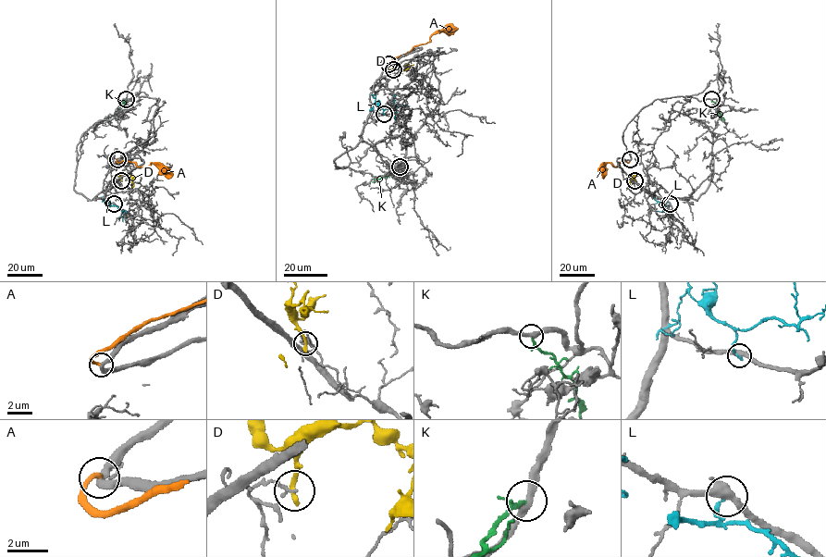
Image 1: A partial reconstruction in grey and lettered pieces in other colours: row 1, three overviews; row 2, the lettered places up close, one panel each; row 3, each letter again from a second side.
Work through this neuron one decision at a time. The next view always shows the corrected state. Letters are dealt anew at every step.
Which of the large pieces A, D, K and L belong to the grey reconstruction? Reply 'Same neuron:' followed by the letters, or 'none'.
Same neuron: none

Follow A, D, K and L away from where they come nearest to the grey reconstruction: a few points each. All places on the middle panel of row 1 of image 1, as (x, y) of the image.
A: (389, 64), (413, 47), (428, 43), (435, 33), (458, 28)
D: (393, 70), (396, 68), (404, 69), (407, 65)
K: (400, 167), (392, 174), (372, 182)
L: (384, 114), (375, 102), (372, 107)

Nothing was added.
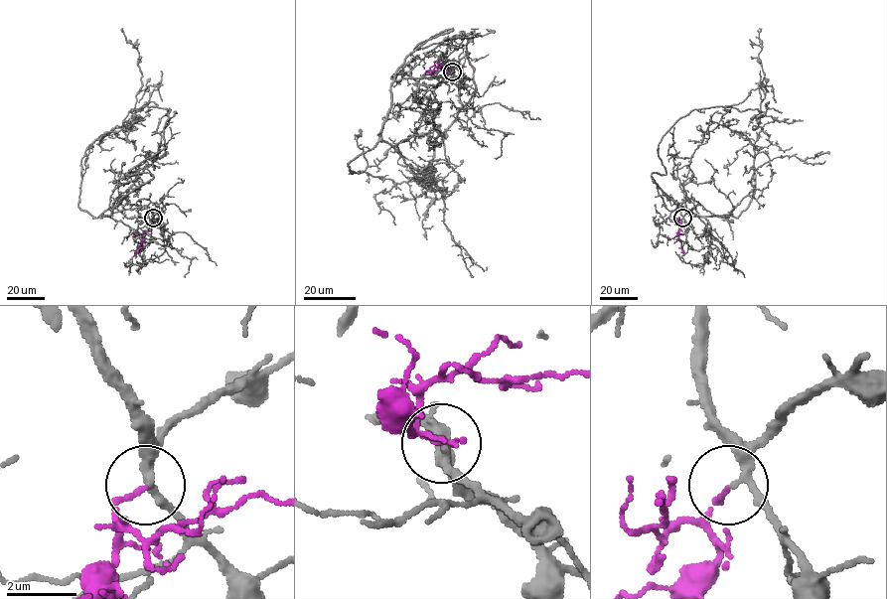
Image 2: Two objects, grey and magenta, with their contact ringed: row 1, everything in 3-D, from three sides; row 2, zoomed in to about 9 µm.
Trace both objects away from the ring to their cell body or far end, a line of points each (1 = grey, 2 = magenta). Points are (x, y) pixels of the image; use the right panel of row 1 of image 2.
1: (682, 218), (685, 208), (652, 178), (665, 174), (658, 144), (693, 109), (761, 111), (759, 28)
2: (682, 218), (677, 232), (683, 255)

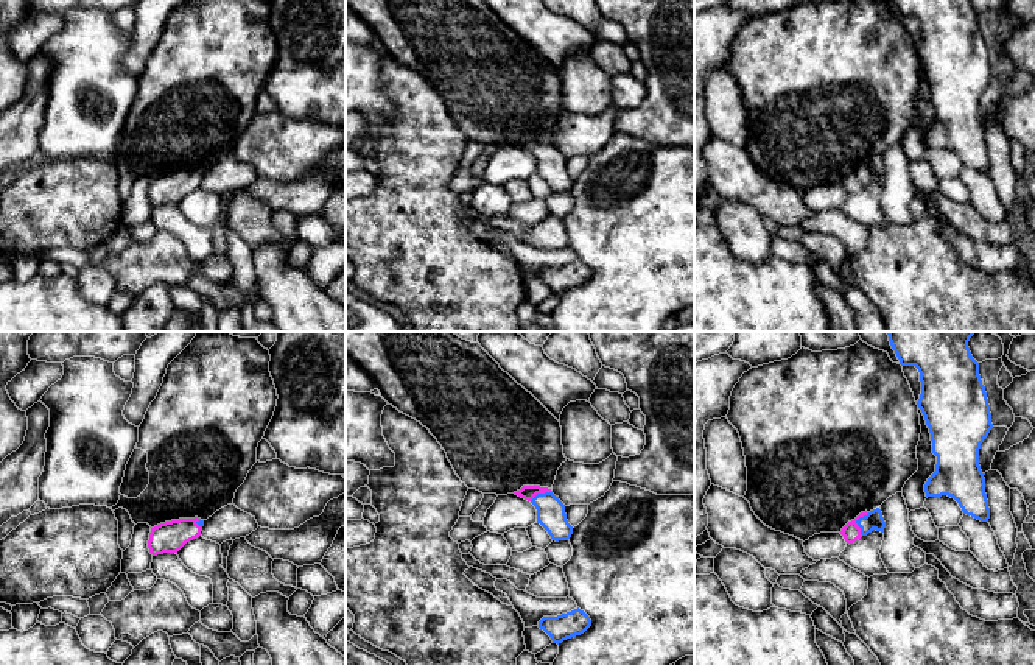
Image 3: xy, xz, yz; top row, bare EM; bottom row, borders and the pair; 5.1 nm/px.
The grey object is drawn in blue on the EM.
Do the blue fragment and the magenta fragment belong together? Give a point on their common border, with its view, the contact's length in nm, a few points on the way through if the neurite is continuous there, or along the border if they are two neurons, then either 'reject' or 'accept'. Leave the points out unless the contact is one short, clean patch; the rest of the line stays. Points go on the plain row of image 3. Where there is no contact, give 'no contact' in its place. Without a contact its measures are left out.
yz (856, 173) | 130 nm | across yz (873, 172), (856, 173), (850, 182) | accept

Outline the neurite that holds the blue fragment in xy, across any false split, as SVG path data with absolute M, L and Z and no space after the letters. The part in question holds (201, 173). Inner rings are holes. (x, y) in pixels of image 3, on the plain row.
M179 170L151 179L148 199L153 207L177 204L187 193L201 187L204 171Z

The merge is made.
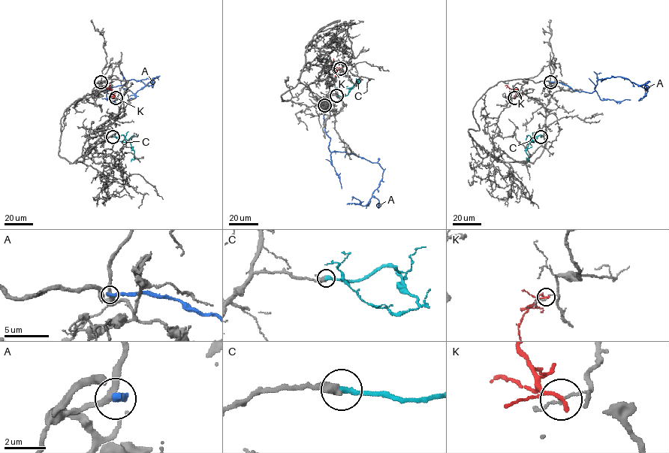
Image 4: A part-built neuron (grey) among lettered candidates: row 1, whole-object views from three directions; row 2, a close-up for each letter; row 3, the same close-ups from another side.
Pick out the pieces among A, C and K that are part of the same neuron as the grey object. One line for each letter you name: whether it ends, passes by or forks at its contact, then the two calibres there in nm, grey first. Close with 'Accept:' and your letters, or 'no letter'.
C: it ends | 300/320 nm
Accept: C

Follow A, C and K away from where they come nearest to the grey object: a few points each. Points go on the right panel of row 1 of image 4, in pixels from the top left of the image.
A: (550, 82), (592, 92), (598, 80), (623, 77), (647, 90), (639, 99), (642, 99)
C: (540, 137), (539, 134), (528, 144), (525, 151), (527, 161)
K: (514, 98), (516, 91), (505, 86)

